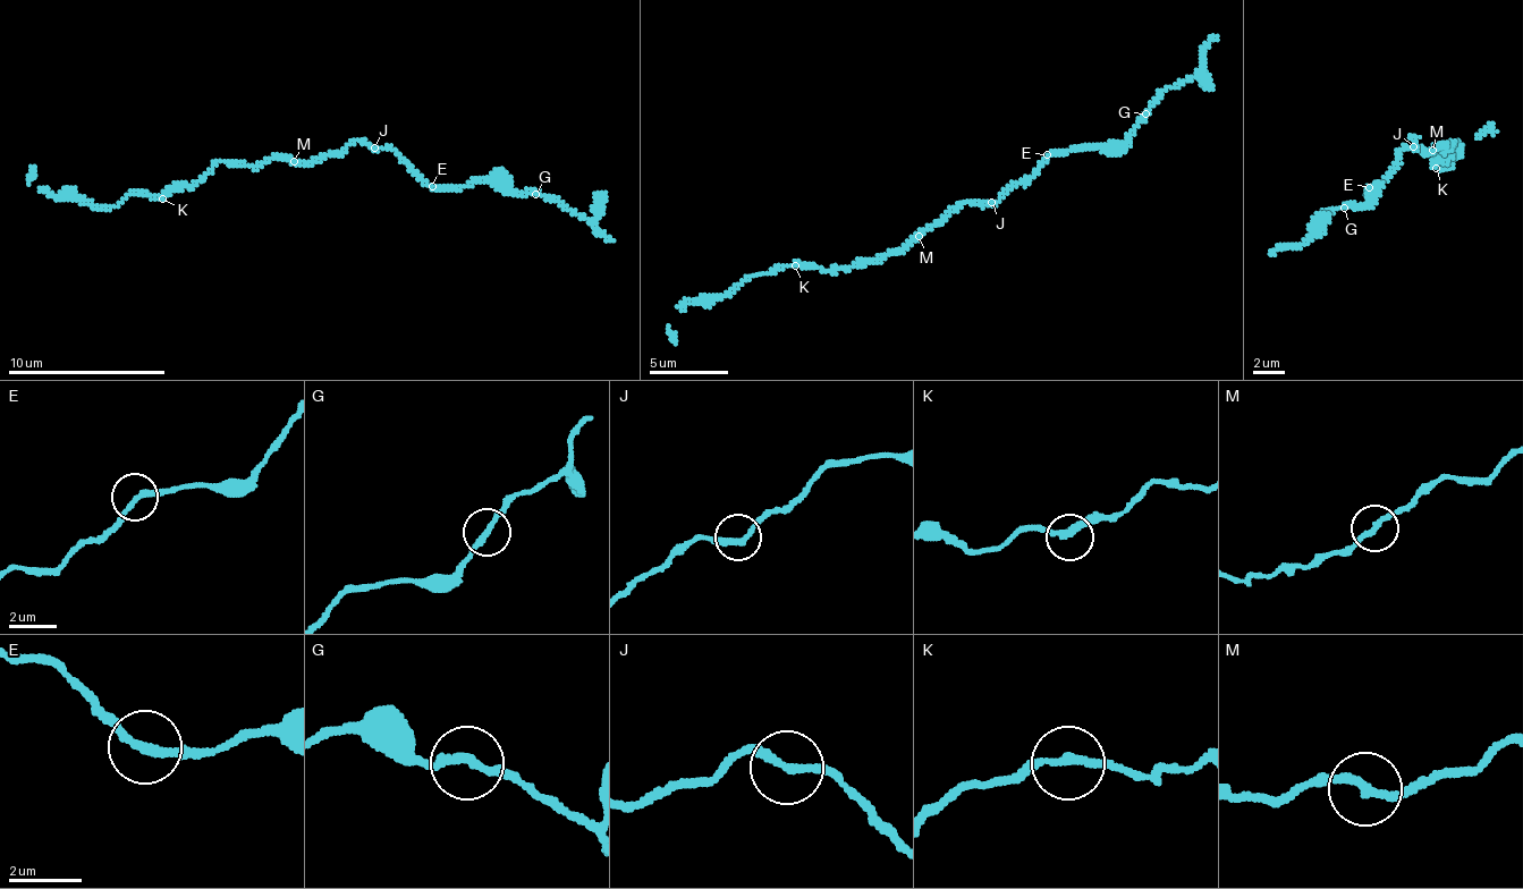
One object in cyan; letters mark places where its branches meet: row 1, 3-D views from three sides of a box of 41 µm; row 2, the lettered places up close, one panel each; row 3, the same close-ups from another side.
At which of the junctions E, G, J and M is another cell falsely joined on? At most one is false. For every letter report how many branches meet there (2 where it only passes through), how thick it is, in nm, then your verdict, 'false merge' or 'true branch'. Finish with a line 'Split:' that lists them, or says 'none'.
E: 2 branches meet; 240 nm thick; true branch
G: 2 branches meet; 240 nm thick; true branch
J: 2 branches meet; 220 nm thick; true branch
M: 2 branches meet; 240 nm thick; true branch
Split: none

